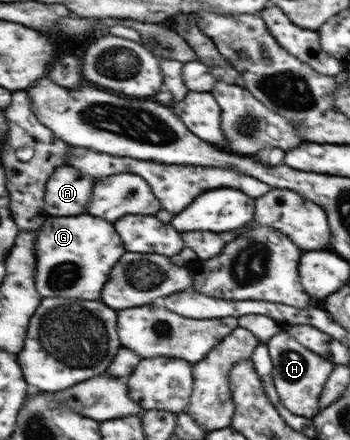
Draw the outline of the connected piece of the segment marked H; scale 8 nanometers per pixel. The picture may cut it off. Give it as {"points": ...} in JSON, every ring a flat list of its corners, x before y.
{"points":[[286,331,273,335,264,343,268,347,272,358,272,377,280,401,286,409,294,415,301,415,305,418,312,418,319,412,318,403,325,383,334,369,334,364,317,353,310,351,301,343,296,343]]}

